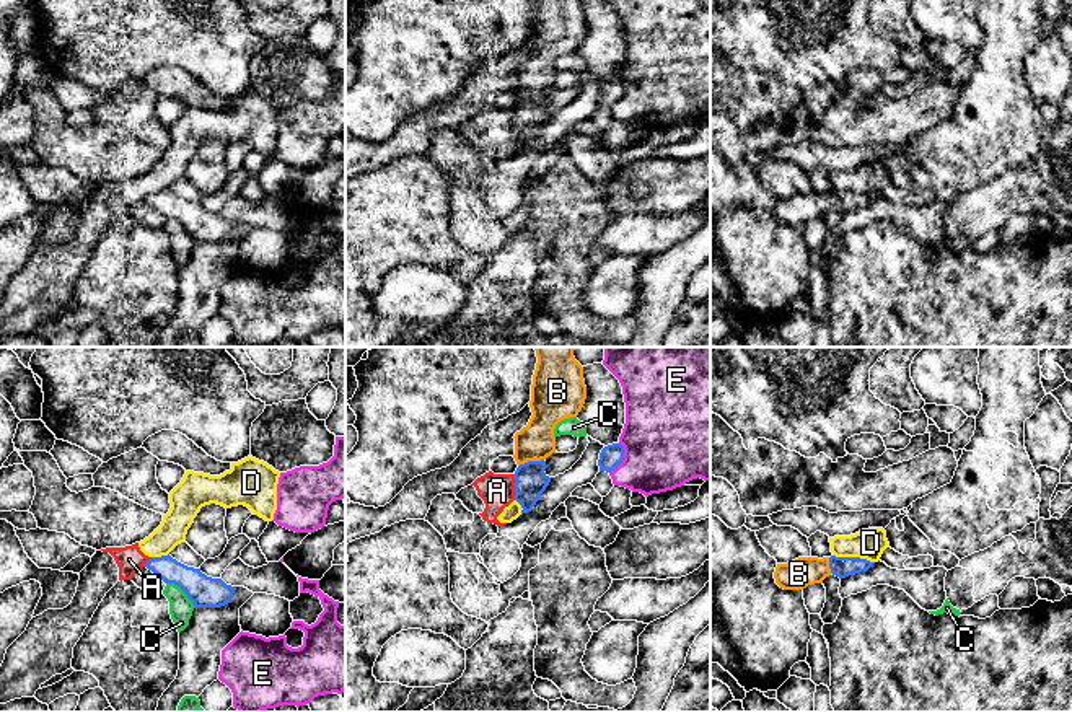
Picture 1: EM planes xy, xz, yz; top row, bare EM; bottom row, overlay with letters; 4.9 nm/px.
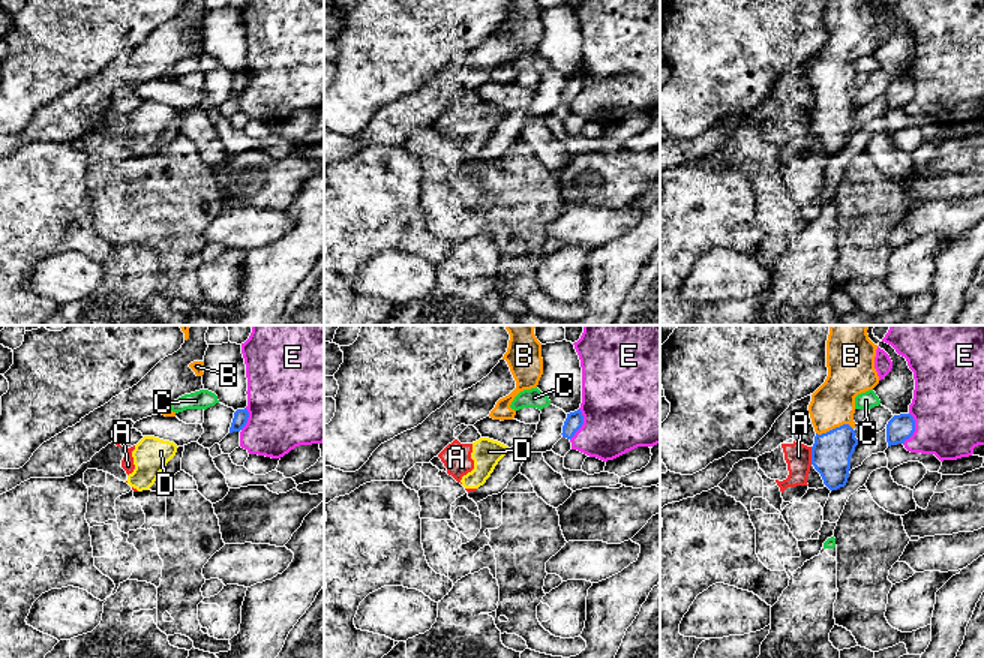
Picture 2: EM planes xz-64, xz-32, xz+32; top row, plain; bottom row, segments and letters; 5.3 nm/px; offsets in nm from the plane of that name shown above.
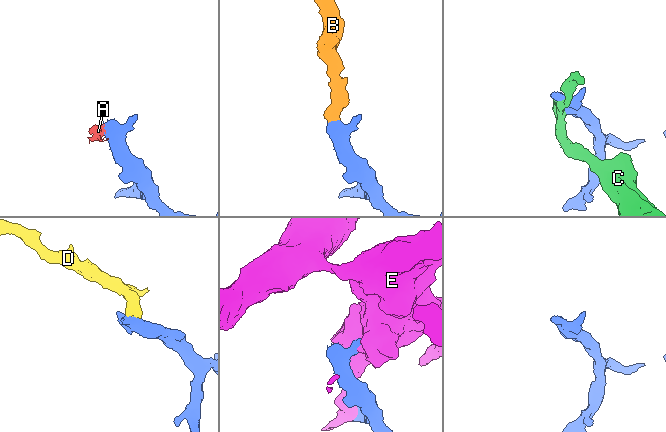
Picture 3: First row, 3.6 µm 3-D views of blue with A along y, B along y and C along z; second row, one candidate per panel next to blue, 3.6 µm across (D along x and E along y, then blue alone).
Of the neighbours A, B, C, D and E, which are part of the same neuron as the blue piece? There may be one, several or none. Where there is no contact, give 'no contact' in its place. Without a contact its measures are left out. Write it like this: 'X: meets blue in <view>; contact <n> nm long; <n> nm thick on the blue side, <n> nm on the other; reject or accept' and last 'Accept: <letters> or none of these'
A: meets blue in xz; contact 130 nm long; 160 nm thick on the blue side, 170 nm on the other; reject
B: meets blue in xz; contact 130 nm long; 160 nm thick on the blue side, 190 nm on the other; accept
C: meets blue in xy; contact 200 nm long; 160 nm thick on the blue side, 120 nm on the other; reject
D: meets blue in yz; contact 120 nm long; 100 nm thick on the blue side, 150 nm on the other; reject
E: meets blue in xz; contact 170 nm long; 110 nm thick on the blue side, 460 nm on the other; reject
Accept: B

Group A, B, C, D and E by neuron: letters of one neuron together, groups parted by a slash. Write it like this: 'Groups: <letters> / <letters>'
Groups: A D / B / C / E

